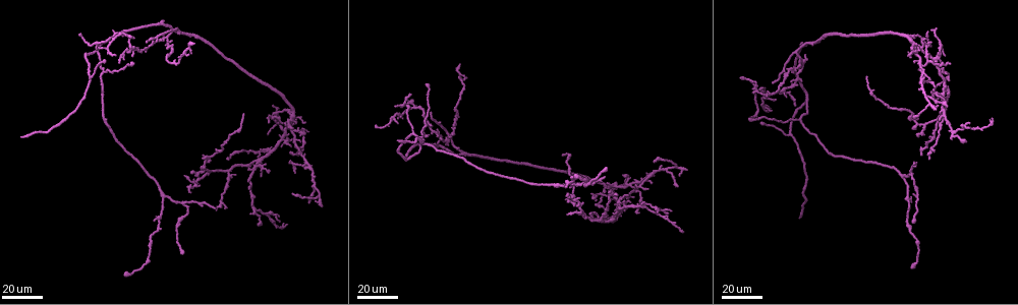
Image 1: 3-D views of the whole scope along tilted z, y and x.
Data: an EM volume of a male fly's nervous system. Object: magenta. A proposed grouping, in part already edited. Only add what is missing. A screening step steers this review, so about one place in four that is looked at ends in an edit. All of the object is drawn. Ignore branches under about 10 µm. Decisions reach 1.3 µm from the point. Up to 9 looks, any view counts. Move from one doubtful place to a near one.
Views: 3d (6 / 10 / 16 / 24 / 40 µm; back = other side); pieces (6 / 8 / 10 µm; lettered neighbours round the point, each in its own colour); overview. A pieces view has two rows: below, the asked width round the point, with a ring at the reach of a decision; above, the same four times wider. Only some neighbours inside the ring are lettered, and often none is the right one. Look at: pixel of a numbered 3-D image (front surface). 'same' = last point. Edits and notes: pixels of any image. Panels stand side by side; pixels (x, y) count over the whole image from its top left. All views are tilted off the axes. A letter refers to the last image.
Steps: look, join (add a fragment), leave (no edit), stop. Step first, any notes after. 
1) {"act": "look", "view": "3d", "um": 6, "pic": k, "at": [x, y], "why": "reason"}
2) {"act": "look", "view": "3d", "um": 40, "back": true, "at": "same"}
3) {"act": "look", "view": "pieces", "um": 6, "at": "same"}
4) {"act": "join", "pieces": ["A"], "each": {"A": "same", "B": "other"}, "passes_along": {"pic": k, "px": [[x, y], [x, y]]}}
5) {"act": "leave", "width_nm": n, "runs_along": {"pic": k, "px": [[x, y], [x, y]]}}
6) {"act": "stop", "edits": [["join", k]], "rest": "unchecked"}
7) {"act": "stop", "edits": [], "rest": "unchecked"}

{"act": "look", "view": "3d", "um": 40, "pic": 1, "at": [397, 139], "why": "end of a long branch"}

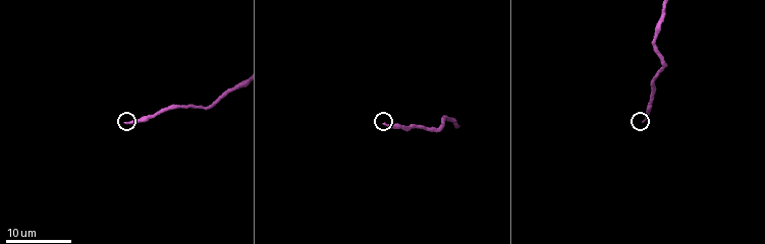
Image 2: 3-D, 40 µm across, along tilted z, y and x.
{"act": "look", "view": "pieces", "um": 10, "pic": 2, "at": [644, 121], "why": "see the neighbours"}

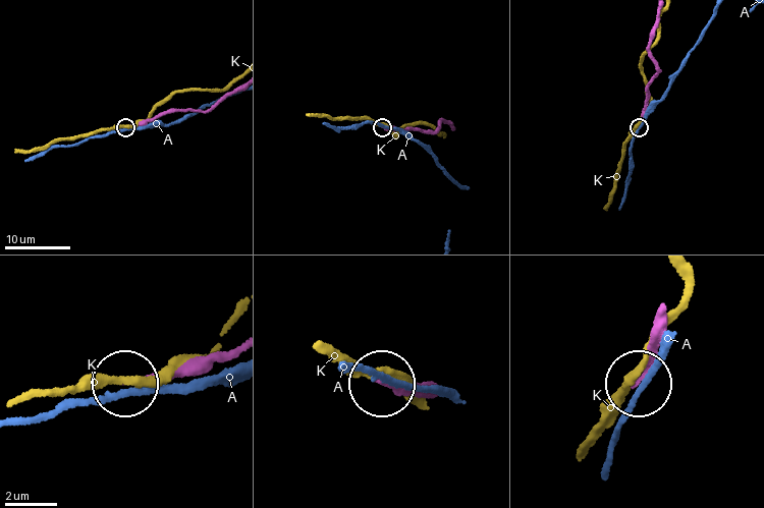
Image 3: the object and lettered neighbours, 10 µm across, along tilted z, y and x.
{"act": "leave", "each": {"A": "other", "K": "other"}, "runs_along": {"pic": 3, "px": [[236, 347], [126, 381]]}, "found": "none of them fits"}

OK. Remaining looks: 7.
{"act": "look", "view": "3d", "um": 40, "pic": 1, "at": [375, 126], "why": "branch stops here"}

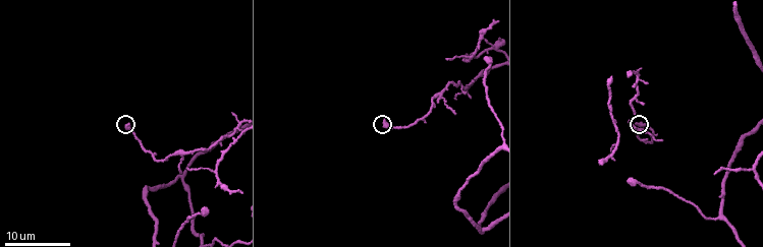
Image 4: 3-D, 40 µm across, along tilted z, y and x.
{"act": "look", "view": "pieces", "um": 10, "pic": 4, "at": [635, 122], "why": "what lies round it"}

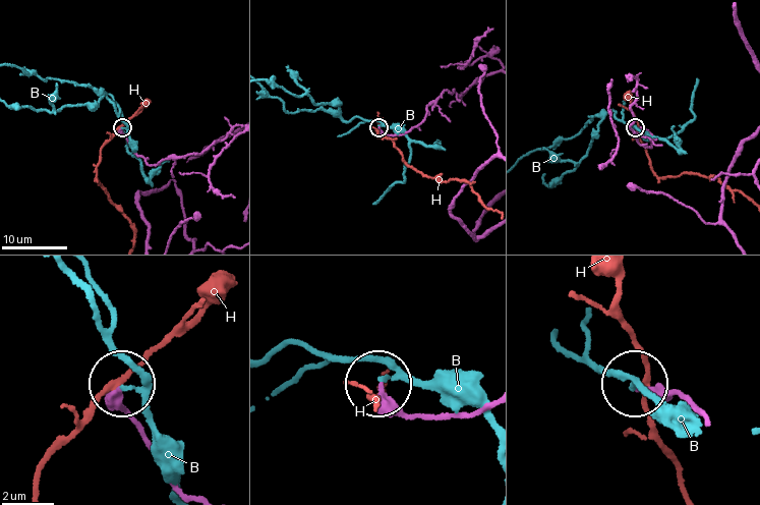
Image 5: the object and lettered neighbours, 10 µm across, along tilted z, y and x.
{"act": "leave", "each": {"B": "other", "H": "other"}, "runs_along": {"pic": 5, "px": [[485, 408], [418, 415], [382, 388]]}, "found": "none of them fits"}

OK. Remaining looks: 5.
{"act": "look", "view": "3d", "um": 40, "pic": 1, "at": [774, 81], "why": "end of a long branch"}

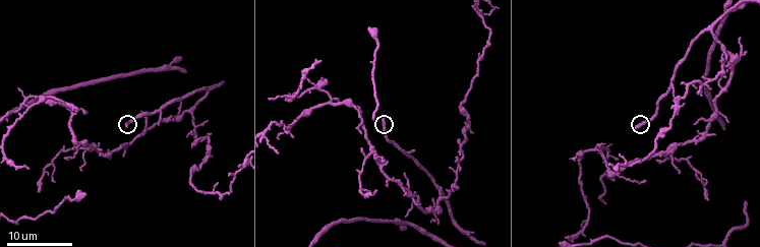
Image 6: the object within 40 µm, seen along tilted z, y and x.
{"act": "look", "view": "pieces", "um": 6, "pic": 6, "at": [637, 127], "why": "see the neighbours"}

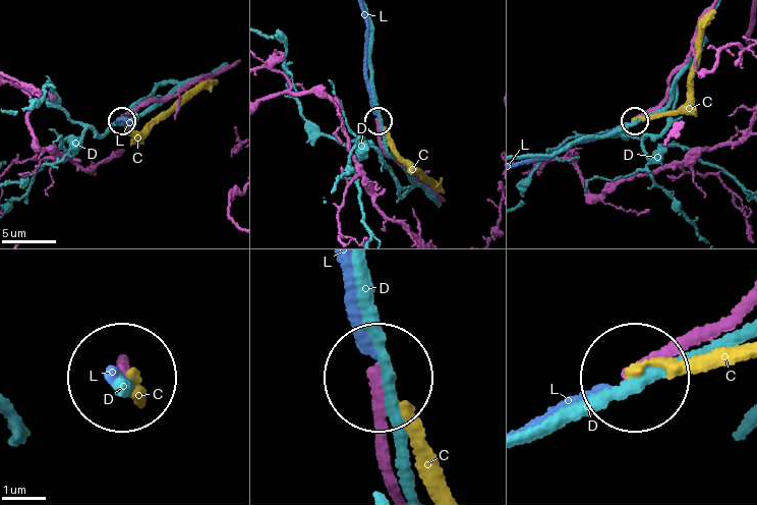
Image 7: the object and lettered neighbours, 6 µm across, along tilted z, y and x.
{"act": "join", "pieces": ["L"], "each": {"C": "other", "D": "other", "L": "same"}, "passes_along": {"pic": 7, "px": [[392, 482], [352, 269]]}, "found": "the cell continues"}

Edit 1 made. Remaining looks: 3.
{"act": "look", "view": "overview"}

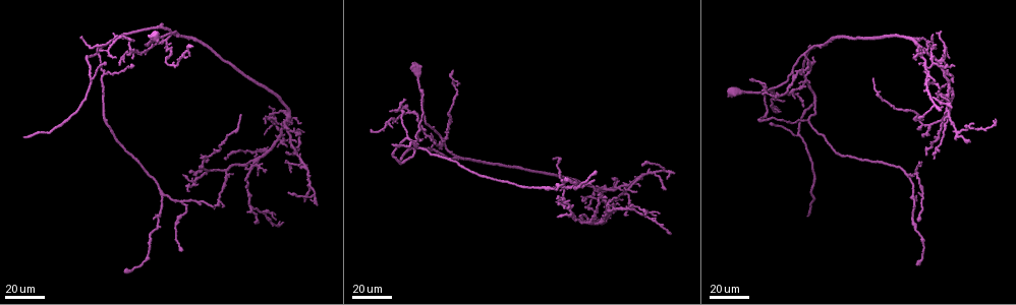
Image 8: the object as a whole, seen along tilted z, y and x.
{"act": "look", "view": "3d", "um": 24, "pic": 8, "at": [920, 164], "why": "thin end"}

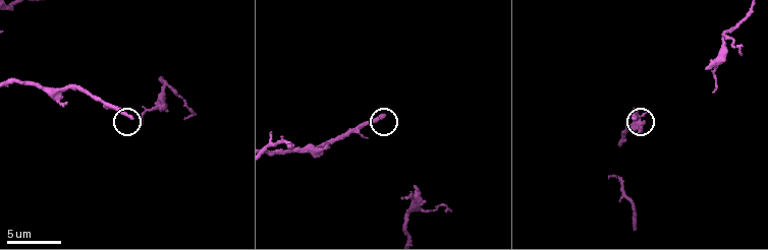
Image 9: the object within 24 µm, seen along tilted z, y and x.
{"act": "look", "view": "pieces", "um": 8, "pic": 9, "at": [382, 115]}

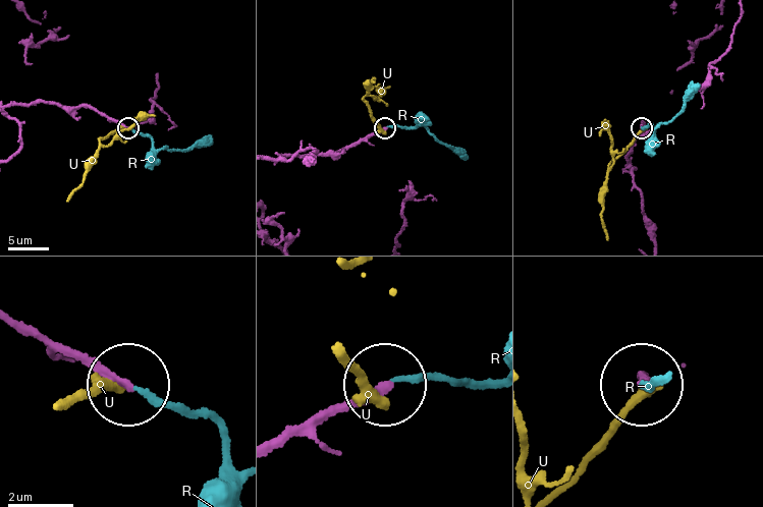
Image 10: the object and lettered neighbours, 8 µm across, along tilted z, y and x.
{"act": "join", "pieces": ["R"], "each": {"R": "same", "U": "other"}, "passes_along": {"pic": 10, "px": [[283, 442], [393, 382], [494, 380]]}, "found": "the cell continues"}

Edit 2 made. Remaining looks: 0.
{"act": "stop", "edits": [["join", 7], ["join", 10]], "rest": "unchecked"}

